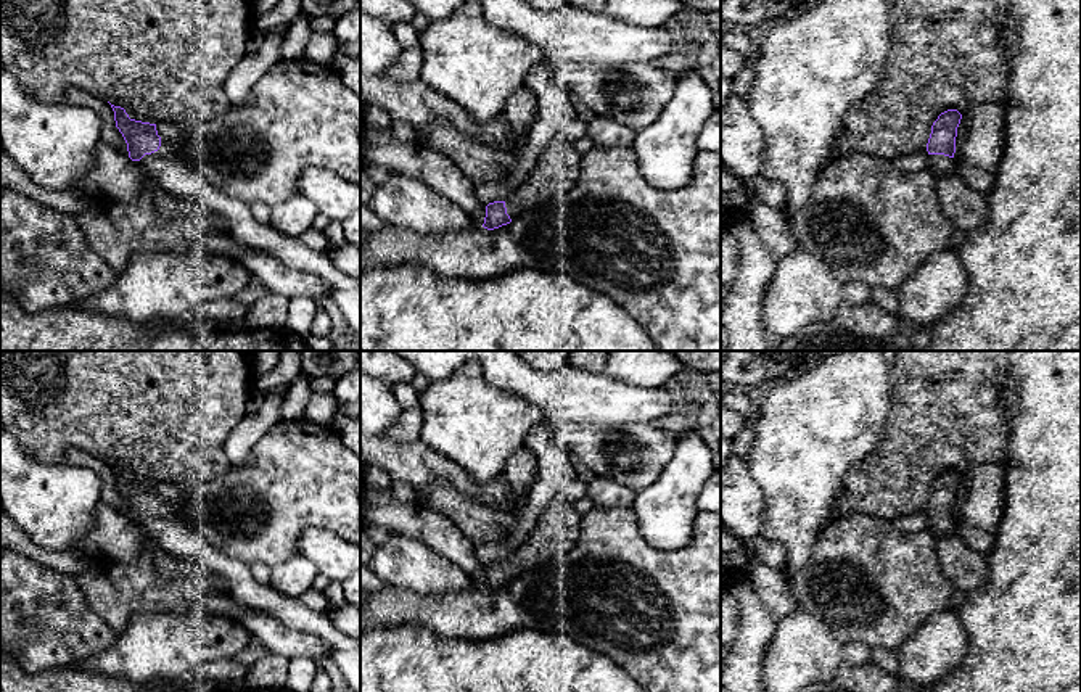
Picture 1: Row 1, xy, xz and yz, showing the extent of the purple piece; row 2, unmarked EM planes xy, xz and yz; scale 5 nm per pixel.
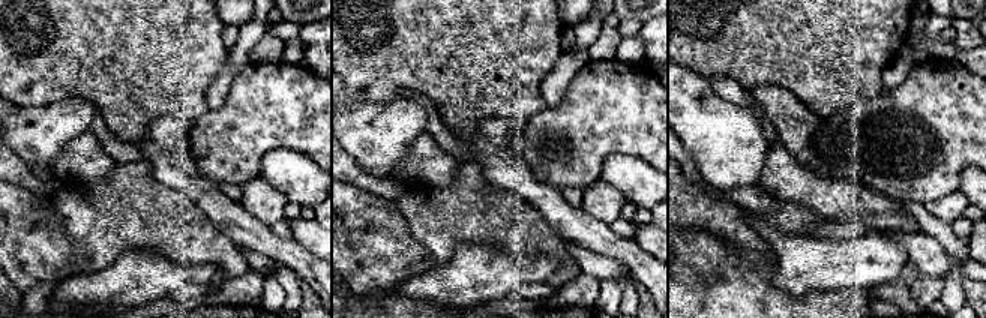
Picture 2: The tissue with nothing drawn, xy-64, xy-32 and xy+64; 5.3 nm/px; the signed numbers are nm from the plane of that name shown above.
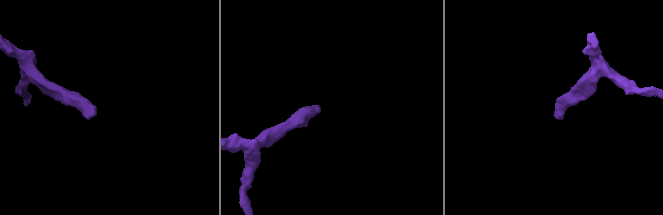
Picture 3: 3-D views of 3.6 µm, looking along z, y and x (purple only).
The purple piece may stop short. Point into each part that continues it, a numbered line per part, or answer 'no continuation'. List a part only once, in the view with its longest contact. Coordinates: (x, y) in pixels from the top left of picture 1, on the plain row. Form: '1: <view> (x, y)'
1: xy (166, 527)

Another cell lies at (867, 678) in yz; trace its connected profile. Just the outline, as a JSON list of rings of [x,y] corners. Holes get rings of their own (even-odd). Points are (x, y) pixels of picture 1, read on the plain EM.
[[[869,661],[861,666],[843,663],[830,681],[814,682],[801,692],[901,692],[899,678]]]

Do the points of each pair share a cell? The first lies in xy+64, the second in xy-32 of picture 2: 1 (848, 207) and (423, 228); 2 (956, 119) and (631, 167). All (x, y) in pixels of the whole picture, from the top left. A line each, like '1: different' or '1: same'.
1: different
2: different

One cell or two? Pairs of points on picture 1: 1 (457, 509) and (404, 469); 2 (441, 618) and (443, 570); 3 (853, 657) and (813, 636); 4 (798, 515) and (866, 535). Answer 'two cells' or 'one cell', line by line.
1: two cells
2: two cells
3: two cells
4: two cells

